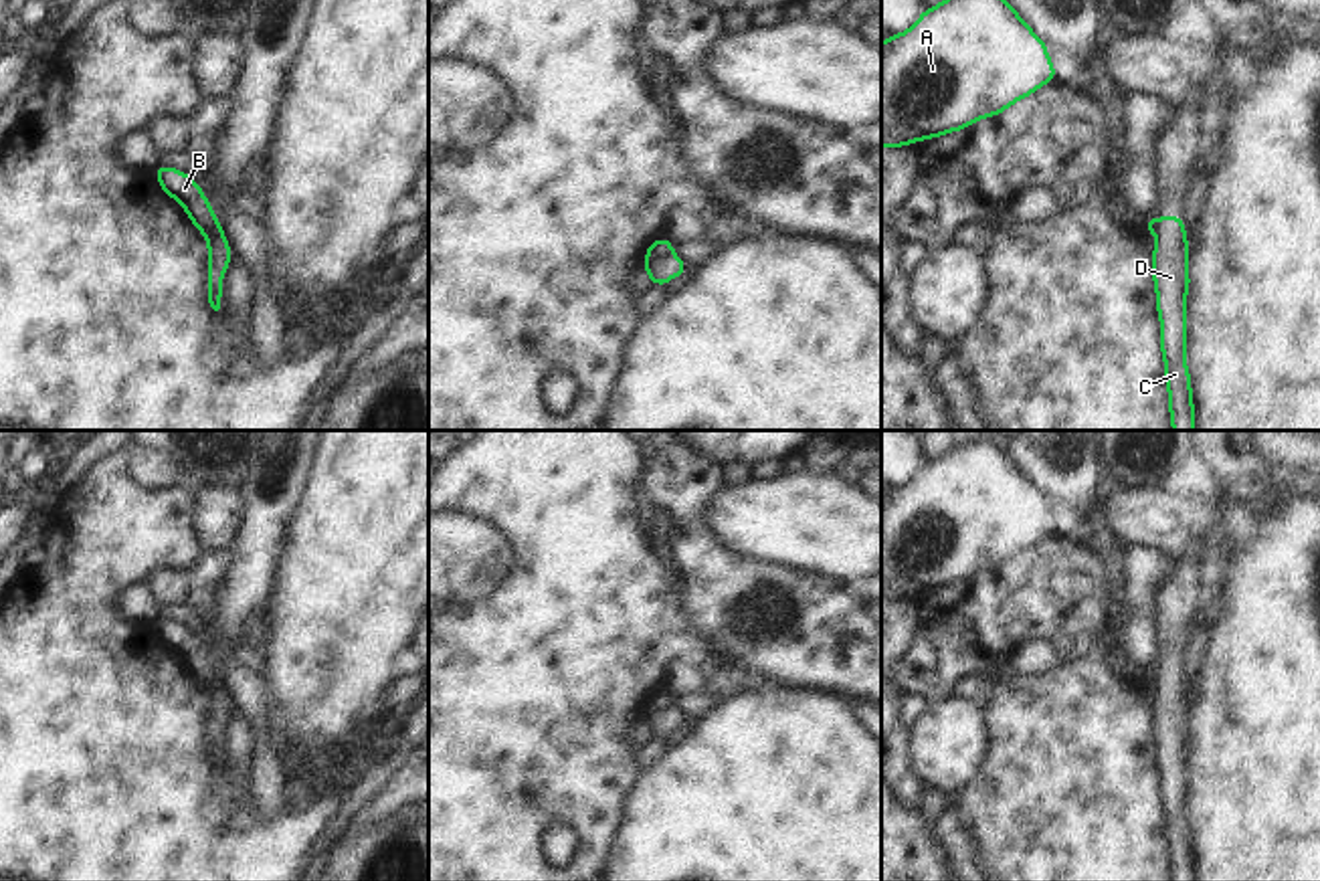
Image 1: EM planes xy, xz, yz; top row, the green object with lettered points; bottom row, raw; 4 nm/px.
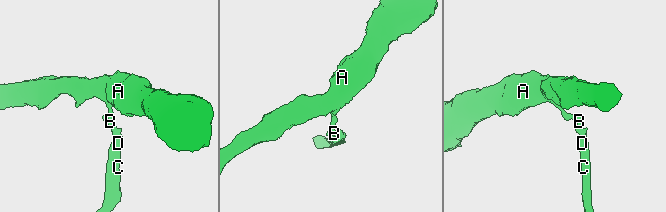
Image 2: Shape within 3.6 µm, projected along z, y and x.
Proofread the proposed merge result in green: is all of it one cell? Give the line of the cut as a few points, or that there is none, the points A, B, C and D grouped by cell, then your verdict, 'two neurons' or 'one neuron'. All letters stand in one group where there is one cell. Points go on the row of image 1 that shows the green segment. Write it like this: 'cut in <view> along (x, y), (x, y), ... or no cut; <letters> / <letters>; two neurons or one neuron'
cut in xz along (672, 251), (647, 261); A B / C D; two neurons

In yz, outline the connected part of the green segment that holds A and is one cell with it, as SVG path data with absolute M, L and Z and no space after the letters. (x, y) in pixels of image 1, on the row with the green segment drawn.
M944 0L922 12L914 26L902 34L891 34L881 42L881 145L900 148L912 141L932 139L970 127L976 119L995 117L1019 99L1035 93L1043 83L1057 81L1055 69L1047 55L1047 44L1027 26L1027 22L1013 10L1007 0Z

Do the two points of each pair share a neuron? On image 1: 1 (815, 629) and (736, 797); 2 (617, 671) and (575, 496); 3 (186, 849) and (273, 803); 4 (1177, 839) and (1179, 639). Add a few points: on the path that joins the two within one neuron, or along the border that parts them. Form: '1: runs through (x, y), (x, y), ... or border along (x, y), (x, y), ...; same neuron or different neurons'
1: border along (769, 683), (835, 694); different neurons
2: runs through (587, 627), (587, 591), (579, 540); same neuron
3: border along (247, 789), (261, 819), (281, 813); different neurons
4: runs through (1173, 789), (1171, 690); same neuron

